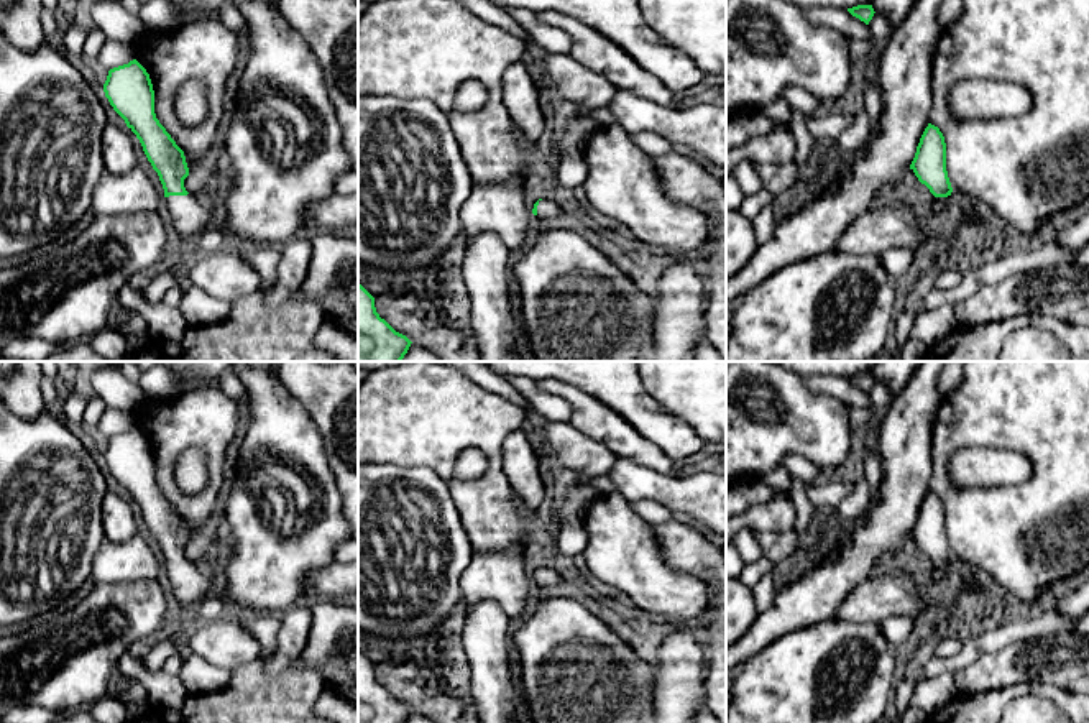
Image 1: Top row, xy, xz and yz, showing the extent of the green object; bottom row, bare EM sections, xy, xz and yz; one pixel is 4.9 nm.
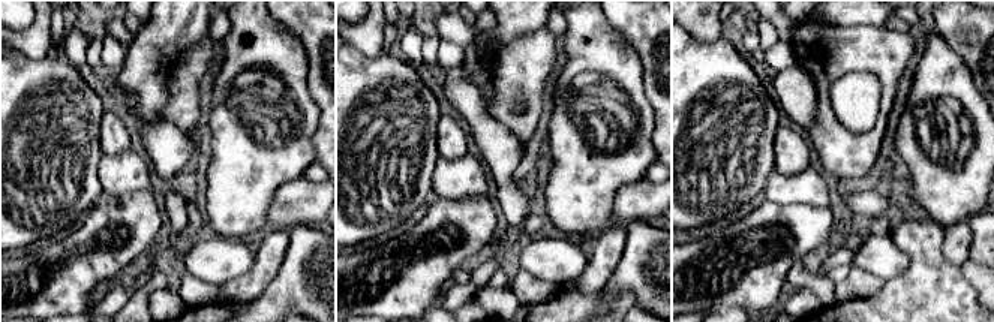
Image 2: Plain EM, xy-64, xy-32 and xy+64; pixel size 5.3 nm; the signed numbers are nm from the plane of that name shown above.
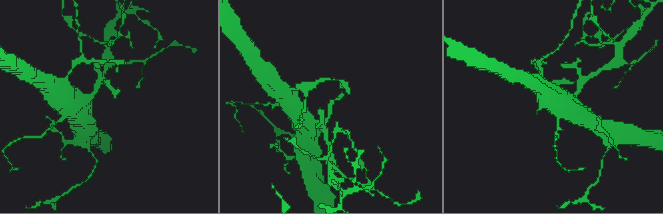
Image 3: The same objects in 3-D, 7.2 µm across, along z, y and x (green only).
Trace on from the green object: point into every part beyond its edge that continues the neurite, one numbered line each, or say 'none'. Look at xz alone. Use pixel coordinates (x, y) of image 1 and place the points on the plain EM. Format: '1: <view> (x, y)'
1: xz (546, 575)

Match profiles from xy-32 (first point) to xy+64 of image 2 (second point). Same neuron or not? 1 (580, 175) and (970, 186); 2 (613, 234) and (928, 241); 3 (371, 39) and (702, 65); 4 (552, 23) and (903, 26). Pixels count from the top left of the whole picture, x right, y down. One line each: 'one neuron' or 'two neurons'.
1: one neuron
2: two neurons
3: two neurons
4: one neuron

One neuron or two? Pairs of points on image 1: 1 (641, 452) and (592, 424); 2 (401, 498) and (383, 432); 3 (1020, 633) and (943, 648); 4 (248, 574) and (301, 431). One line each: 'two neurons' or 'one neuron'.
1: one neuron
2: two neurons
3: two neurons
4: one neuron

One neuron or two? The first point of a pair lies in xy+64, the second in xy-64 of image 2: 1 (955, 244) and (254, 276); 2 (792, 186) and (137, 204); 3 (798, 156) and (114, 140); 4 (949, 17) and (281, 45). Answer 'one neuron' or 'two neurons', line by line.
1: one neuron
2: two neurons
3: one neuron
4: two neurons

